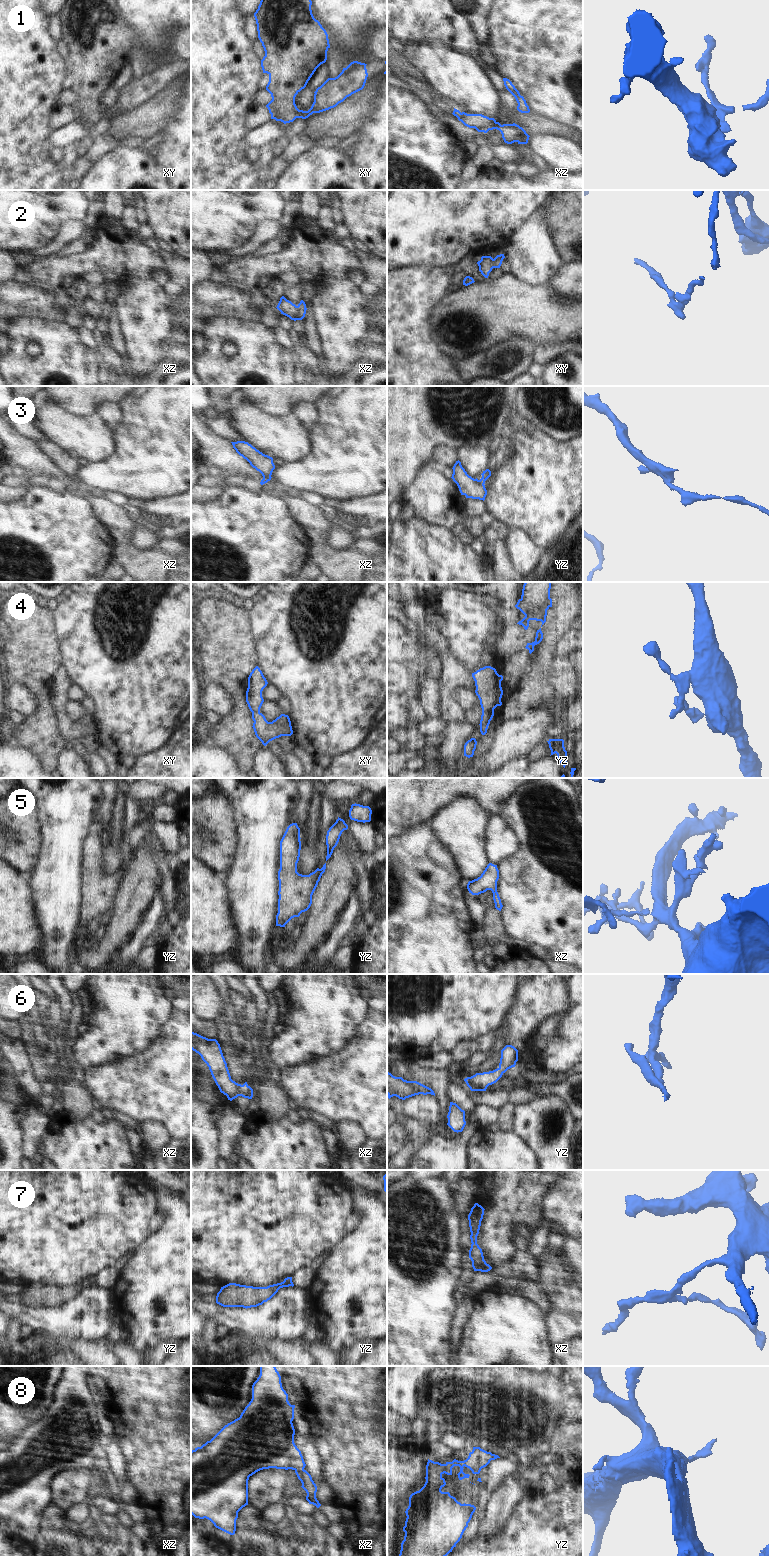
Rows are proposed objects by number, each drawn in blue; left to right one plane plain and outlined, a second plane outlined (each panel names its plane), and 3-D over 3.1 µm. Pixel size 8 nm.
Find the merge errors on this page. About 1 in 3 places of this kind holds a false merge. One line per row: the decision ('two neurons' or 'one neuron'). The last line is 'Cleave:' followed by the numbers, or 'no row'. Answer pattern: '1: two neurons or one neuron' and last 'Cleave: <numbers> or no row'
1: two neurons
2: two neurons
3: two neurons
4: one neuron
5: one neuron
6: one neuron
7: one neuron
8: one neuron
Cleave: 1, 2, 3

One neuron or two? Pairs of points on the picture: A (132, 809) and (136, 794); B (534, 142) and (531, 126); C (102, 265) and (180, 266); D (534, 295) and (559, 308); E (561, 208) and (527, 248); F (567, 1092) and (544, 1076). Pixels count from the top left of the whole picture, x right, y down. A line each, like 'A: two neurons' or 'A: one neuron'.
A: two neurons
B: two neurons
C: one neuron
D: one neuron
E: two neurons
F: two neurons

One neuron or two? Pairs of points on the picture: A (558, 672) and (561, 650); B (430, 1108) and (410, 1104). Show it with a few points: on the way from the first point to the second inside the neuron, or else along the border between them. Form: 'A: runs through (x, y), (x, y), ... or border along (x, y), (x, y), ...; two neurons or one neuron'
A: border along (556, 655), (567, 659); two neurons
B: runs through (425, 1108), (415, 1107); one neuron

